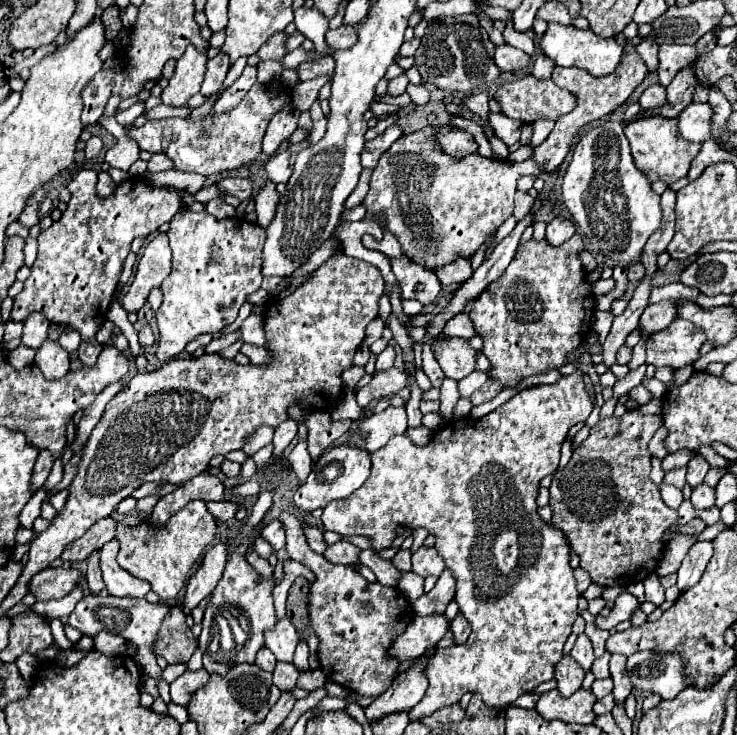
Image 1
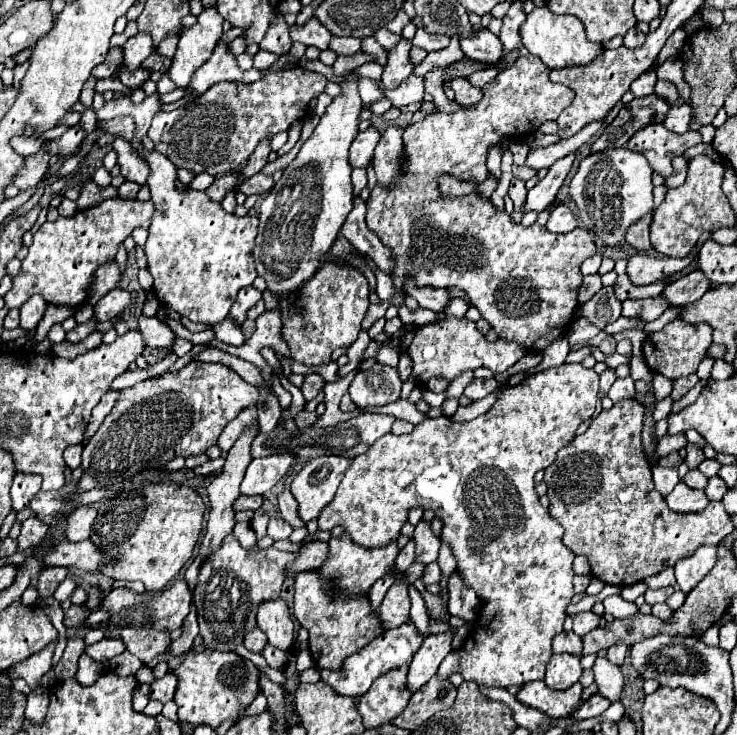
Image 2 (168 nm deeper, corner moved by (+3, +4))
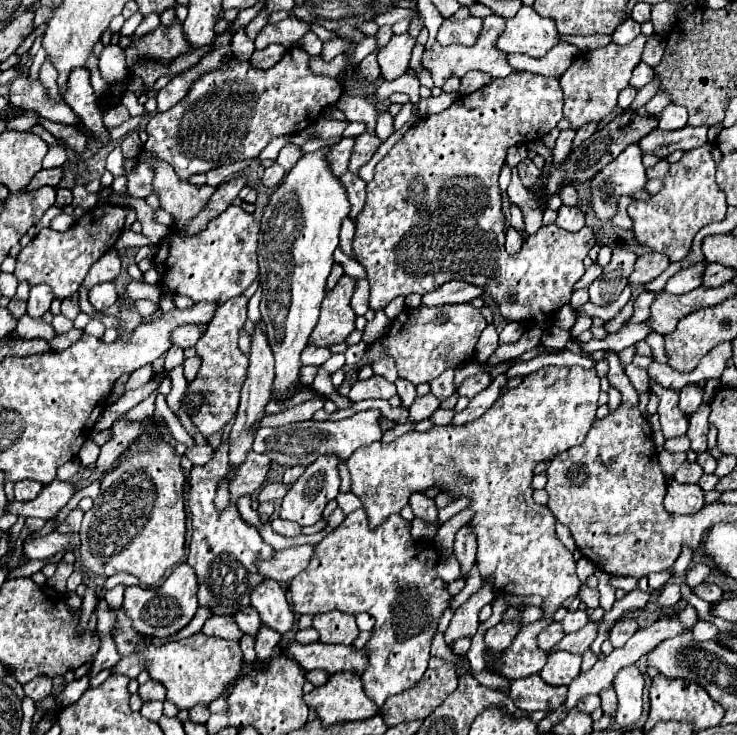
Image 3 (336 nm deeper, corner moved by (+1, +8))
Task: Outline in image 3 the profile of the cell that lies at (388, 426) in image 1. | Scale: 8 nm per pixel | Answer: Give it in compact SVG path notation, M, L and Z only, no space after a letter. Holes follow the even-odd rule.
M379 410L357 412L339 422L297 422L281 428L259 428L255 434L255 452L267 454L273 462L283 466L309 466L315 462L315 454L333 454L341 460L347 460L357 448L381 440L383 432L379 430Z

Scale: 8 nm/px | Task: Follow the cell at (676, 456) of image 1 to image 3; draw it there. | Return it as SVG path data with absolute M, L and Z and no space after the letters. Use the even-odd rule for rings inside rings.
M649 378L649 390L651 390L651 394L657 394L657 398L659 398L657 414L659 414L659 420L661 420L663 436L665 438L683 436L687 432L689 420L679 410L679 392L659 386L653 378Z

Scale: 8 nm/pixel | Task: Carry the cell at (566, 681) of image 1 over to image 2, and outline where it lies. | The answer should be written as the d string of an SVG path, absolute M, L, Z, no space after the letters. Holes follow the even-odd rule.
M555 654L549 660L545 682L553 690L565 690L565 688L573 686L579 680L581 672L583 672L581 664L579 664L579 660L575 656L571 656L571 654Z

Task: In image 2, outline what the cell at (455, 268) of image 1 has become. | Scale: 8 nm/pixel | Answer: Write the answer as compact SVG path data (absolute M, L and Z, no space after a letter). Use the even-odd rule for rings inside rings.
M519 56L511 66L507 66L505 70L501 70L497 74L497 78L489 84L483 86L483 100L479 104L475 104L473 108L465 110L461 108L459 112L453 112L453 114L443 114L443 112L437 112L437 114L429 114L425 116L423 120L411 124L405 128L403 136L405 136L405 150L407 150L407 162L405 162L405 176L403 178L397 178L397 182L393 184L393 188L381 188L379 184L373 188L371 196L369 196L369 206L367 206L367 226L371 226L371 230L375 230L379 234L379 238L393 248L393 256L395 256L395 262L397 262L397 274L393 274L393 282L395 282L395 288L401 290L401 274L411 274L417 282L417 286L433 286L433 288L441 288L441 274L453 274L451 282L453 286L465 290L465 294L469 296L469 302L471 306L475 306L479 312L481 312L481 318L485 318L489 324L491 324L491 330L497 332L499 338L507 340L507 342L517 342L525 348L535 348L539 350L539 344L541 340L547 340L547 344L551 344L557 336L565 334L565 330L571 326L573 318L575 318L575 312L577 312L577 306L579 306L579 300L577 300L577 292L579 292L579 286L583 282L583 274L581 274L581 262L589 256L593 256L597 252L595 248L595 242L593 238L587 234L587 230L583 228L575 228L571 230L569 234L551 234L547 228L539 226L539 224L533 224L529 228L521 226L521 224L513 224L509 214L505 212L495 212L493 210L493 204L491 202L481 202L481 198L477 196L471 196L471 198L441 198L439 190L437 190L437 176L443 174L443 172L449 172L461 180L465 178L473 178L475 182L483 182L487 178L487 166L485 166L485 158L487 158L487 148L489 146L497 146L499 140L503 136L525 136L525 134L531 134L535 132L545 120L555 120L563 110L565 106L569 106L573 102L573 96L575 92L569 90L567 86L561 86L561 84L555 84L549 80L547 76L549 68L537 58L537 56Z

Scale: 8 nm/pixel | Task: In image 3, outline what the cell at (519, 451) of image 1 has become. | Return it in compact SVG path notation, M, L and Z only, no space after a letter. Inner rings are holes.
M545 366L529 376L523 382L501 396L479 420L469 422L465 426L435 426L433 430L421 432L407 432L401 438L383 444L373 442L371 446L355 450L355 454L347 460L351 472L351 492L361 500L363 508L369 514L371 528L379 526L389 514L399 512L413 492L423 492L435 484L441 490L453 492L457 498L467 494L471 498L471 508L475 510L475 518L471 526L477 534L477 566L481 578L489 578L495 582L497 590L515 596L529 596L539 594L543 598L543 612L545 620L527 624L523 632L517 634L515 644L505 650L501 656L499 672L505 678L517 680L527 678L539 672L547 662L547 652L537 648L539 630L545 630L551 624L551 616L559 610L561 602L577 596L581 580L575 572L573 554L563 546L563 542L555 534L555 516L547 506L539 506L533 502L533 468L537 462L549 462L559 452L565 452L573 446L579 446L591 424L595 422L595 412L599 408L599 376L595 370L585 370L579 366Z

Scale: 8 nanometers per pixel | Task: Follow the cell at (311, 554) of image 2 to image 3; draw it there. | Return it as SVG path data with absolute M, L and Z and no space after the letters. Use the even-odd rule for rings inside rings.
M291 546L285 550L275 550L271 560L257 562L257 570L263 578L271 578L277 582L289 582L301 570L307 568L307 562L313 554L313 546Z

